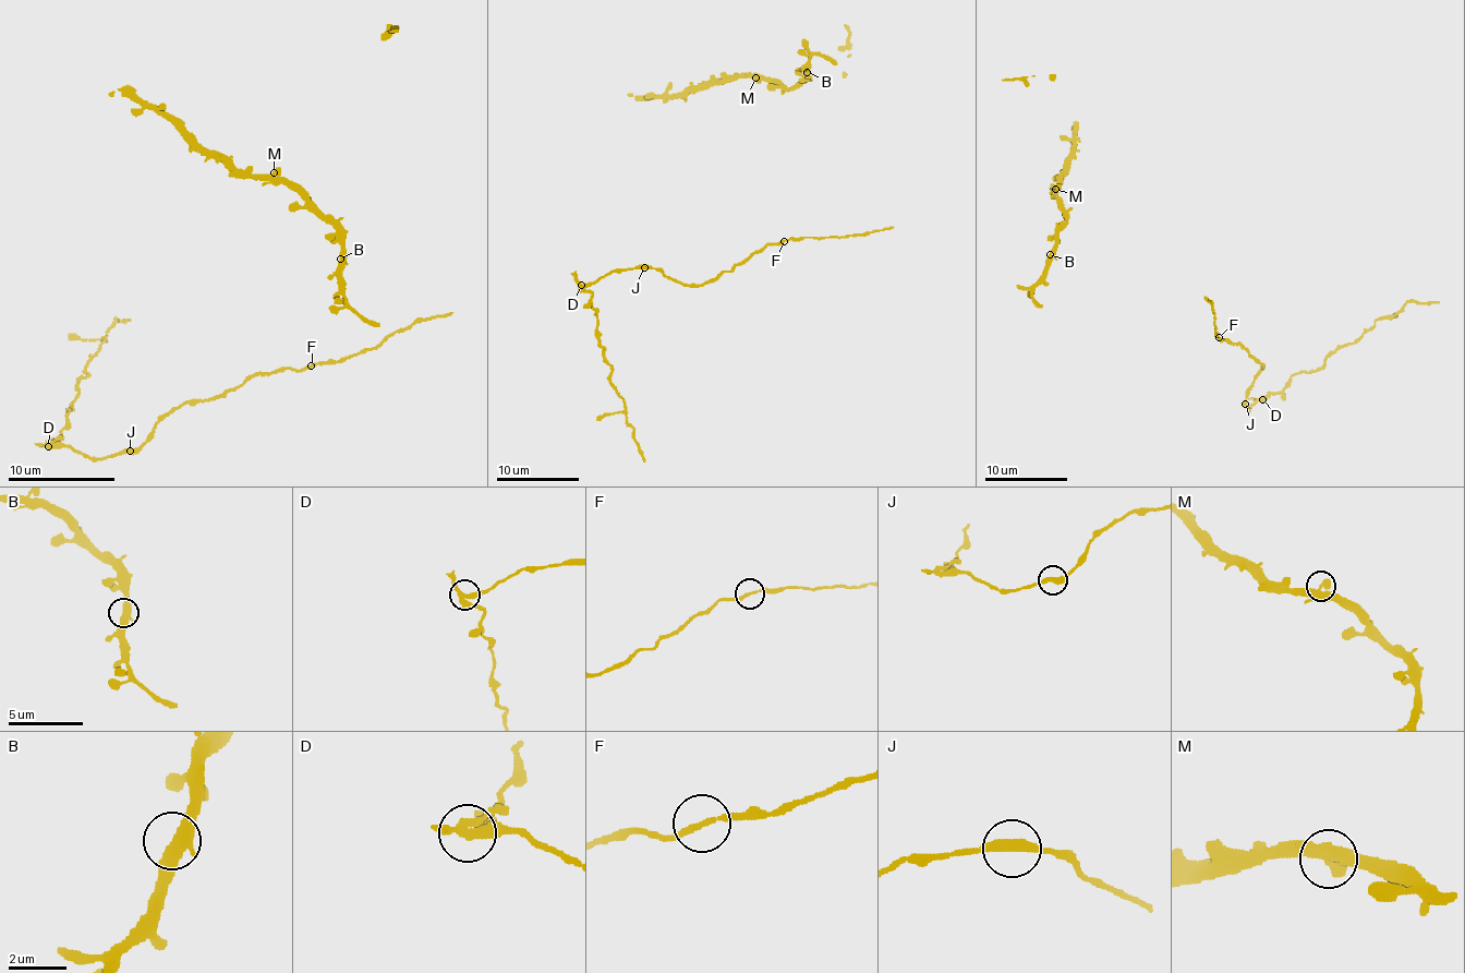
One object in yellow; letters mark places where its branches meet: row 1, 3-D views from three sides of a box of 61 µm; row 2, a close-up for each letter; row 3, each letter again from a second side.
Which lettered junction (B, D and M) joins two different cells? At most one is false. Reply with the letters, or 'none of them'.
D

